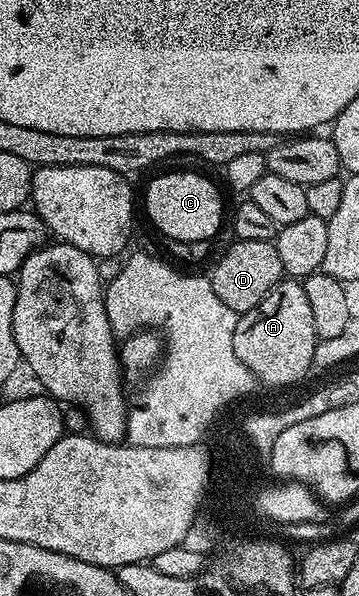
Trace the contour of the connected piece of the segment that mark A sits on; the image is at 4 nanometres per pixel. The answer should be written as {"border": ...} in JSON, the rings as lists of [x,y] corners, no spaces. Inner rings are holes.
{"border":[[[282,279],[251,311],[236,318],[237,326],[232,326],[233,350],[235,355],[253,372],[254,378],[265,385],[293,385],[305,377],[308,369],[314,368],[313,356],[319,340],[315,331],[314,316],[311,315],[310,300],[302,282],[297,279]]]}

